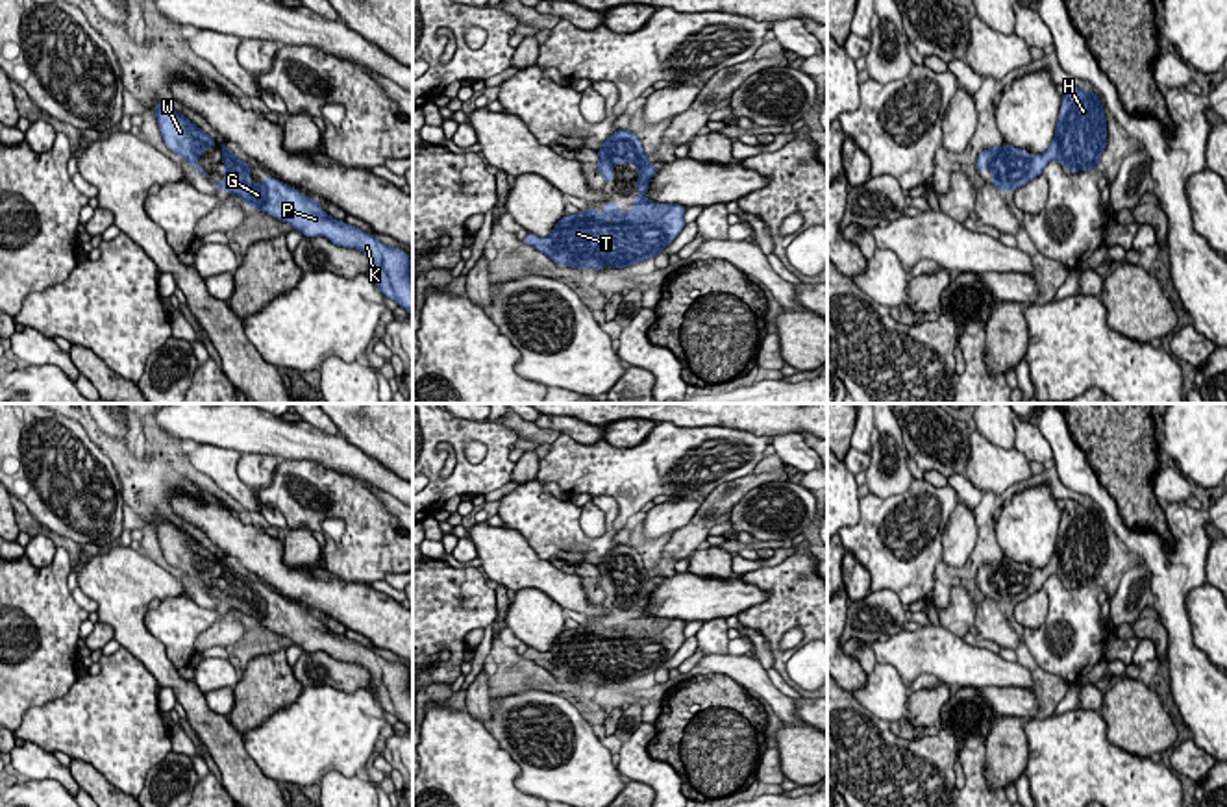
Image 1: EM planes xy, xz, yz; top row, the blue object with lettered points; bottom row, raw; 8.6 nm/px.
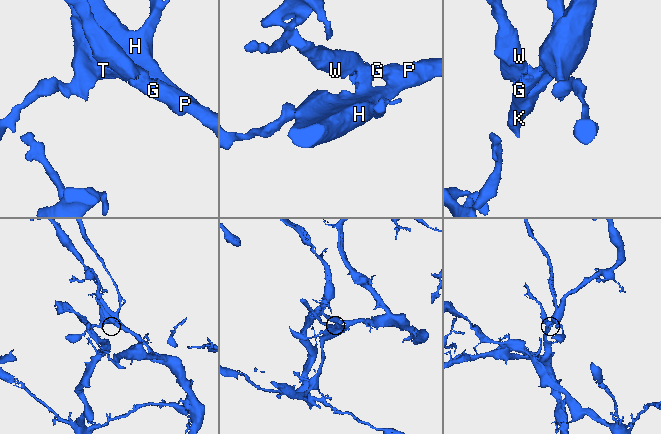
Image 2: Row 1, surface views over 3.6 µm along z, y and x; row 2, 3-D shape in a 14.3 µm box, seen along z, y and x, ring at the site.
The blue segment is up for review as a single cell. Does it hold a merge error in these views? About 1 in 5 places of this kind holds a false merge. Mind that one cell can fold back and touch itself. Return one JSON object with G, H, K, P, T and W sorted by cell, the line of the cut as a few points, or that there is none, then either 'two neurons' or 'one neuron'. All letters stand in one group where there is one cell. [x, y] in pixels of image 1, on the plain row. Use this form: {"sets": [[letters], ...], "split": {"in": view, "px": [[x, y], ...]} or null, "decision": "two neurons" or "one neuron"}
{"sets": [["G", "H", "K", "P", "T", "W"]], "split": null, "decision": "one neuron"}

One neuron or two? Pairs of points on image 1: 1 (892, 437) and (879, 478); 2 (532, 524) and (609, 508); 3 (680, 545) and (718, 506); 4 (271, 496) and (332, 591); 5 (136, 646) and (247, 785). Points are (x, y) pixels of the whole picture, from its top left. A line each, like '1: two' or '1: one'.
1: one
2: one
3: one
4: two
5: one

